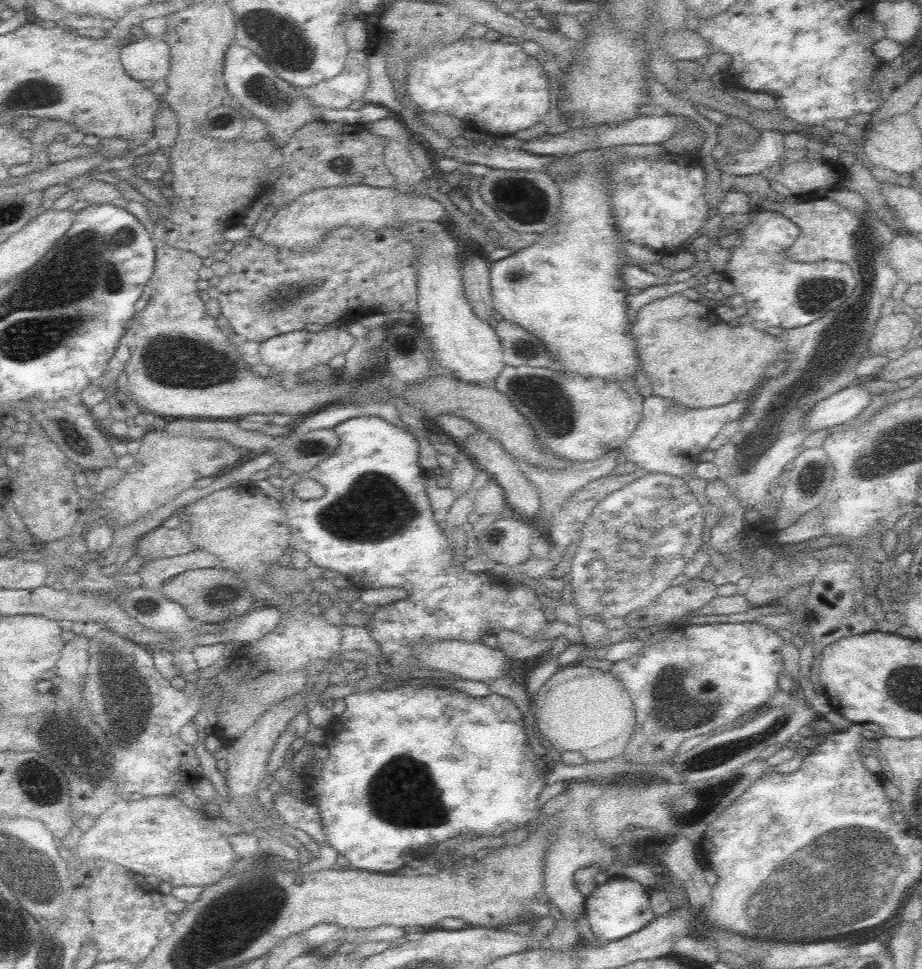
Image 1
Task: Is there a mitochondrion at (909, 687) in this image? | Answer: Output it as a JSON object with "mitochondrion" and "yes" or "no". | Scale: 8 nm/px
{"mitochondrion":"yes"}

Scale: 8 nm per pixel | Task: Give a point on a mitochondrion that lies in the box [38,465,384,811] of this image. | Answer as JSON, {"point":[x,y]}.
{"point":[73,740]}

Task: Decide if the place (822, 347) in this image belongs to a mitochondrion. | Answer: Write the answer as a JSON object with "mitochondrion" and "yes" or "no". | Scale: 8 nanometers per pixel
{"mitochondrion":"yes"}

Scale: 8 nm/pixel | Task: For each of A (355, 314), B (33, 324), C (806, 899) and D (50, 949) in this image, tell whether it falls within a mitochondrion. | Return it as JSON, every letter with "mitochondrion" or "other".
{"A":"other","B":"mitochondrion","C":"mitochondrion","D":"other"}

